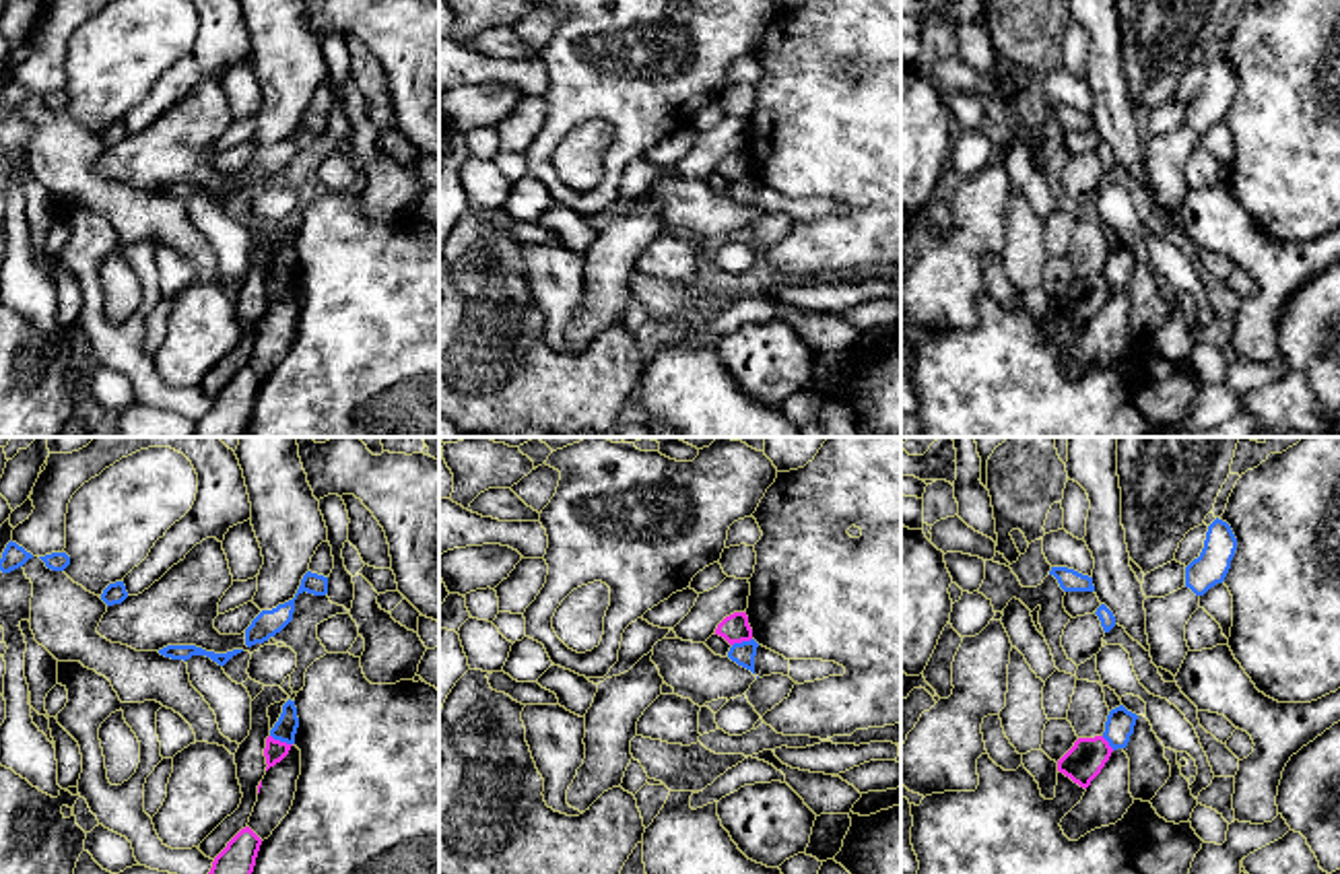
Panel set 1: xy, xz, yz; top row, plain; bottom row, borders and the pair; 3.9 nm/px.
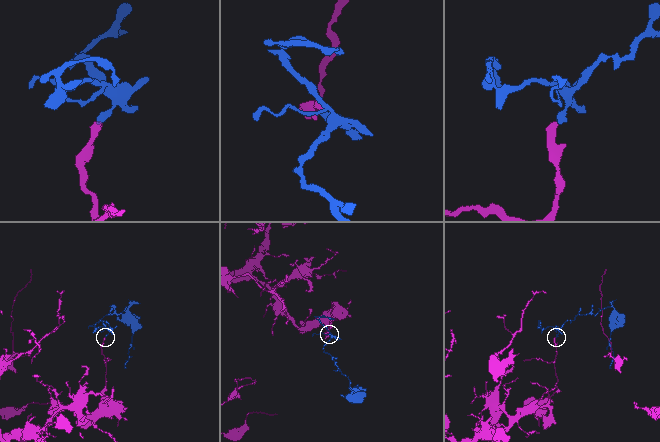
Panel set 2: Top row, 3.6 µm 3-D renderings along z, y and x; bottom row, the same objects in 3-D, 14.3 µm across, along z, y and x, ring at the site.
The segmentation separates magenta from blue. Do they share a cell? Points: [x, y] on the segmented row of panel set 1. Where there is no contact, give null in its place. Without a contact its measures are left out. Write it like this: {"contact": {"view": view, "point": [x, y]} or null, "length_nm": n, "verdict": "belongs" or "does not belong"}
{"contact": {"view": "xy", "point": [279, 741]}, "length_nm": 100, "verdict": "does not belong"}

